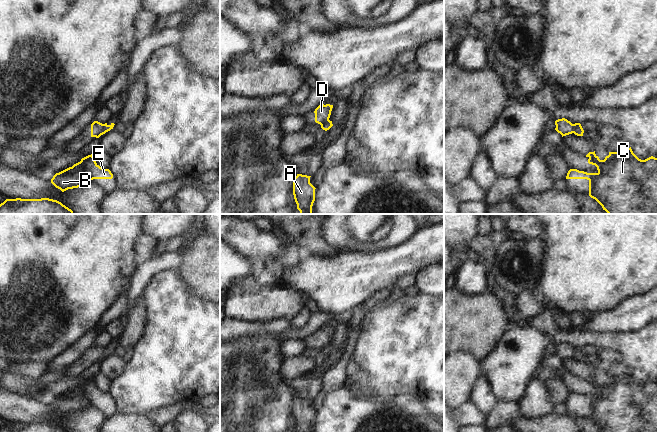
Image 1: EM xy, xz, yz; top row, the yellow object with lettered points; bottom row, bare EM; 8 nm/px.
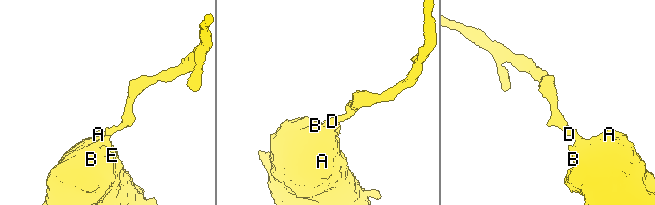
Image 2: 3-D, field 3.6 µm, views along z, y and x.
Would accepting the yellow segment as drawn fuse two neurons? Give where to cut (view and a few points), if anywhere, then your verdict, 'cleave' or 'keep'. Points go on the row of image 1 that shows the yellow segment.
cut in xy along (103, 124), (103, 132), (101, 134); cleave

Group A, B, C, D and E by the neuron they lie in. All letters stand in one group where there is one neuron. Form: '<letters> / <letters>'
A B C E / D

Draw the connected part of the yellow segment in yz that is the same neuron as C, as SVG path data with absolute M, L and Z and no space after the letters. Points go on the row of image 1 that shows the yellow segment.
M631 147L624 152L609 152L600 160L594 152L589 152L588 163L597 167L597 173L587 173L570 169L566 179L587 179L589 196L595 199L608 214L657 214L657 158L651 156L639 159Z

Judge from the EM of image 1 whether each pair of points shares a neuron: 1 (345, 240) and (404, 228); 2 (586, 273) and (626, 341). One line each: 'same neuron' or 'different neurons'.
1: same neuron
2: different neurons

